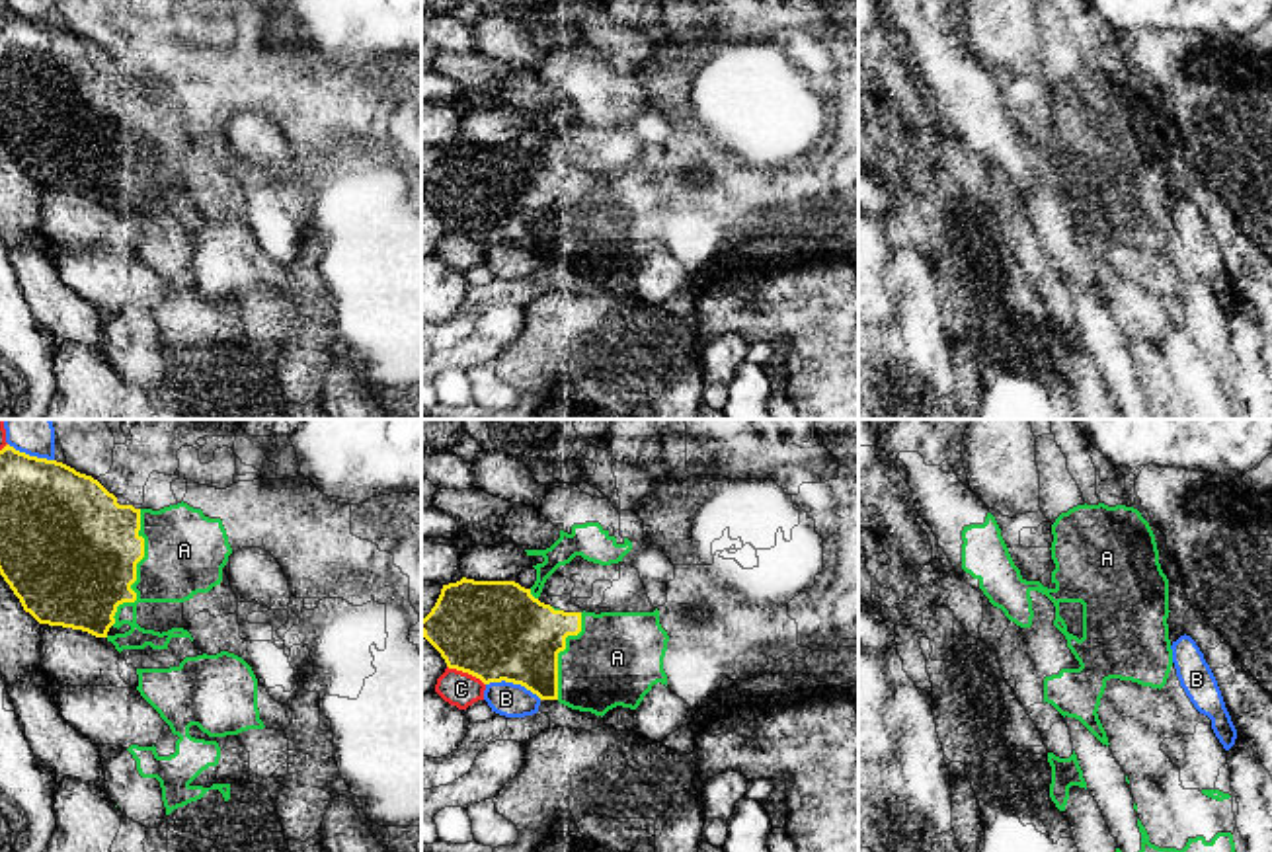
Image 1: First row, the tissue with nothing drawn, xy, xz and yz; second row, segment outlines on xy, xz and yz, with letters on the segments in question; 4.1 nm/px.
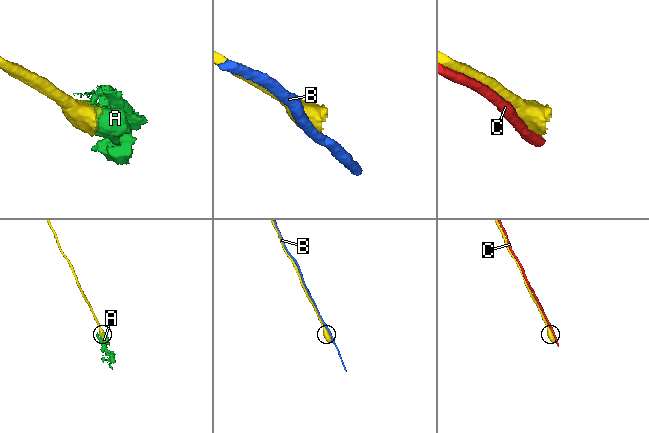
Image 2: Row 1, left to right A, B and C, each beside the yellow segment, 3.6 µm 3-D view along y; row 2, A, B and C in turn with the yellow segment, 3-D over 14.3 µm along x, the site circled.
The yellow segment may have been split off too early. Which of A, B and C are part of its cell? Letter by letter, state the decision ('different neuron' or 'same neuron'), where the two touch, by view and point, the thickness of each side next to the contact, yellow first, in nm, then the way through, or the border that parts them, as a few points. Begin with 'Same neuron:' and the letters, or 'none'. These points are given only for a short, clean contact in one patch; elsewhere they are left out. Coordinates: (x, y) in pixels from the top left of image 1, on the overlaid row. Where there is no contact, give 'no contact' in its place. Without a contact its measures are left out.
Same neuron: A
A: same neuron; meets yellow in xy at (135, 572); 500 nm thick on the yellow side, 340 nm on the other
B: different neuron; meets yellow in xz at (514, 683); 420 nm thick on the yellow side, 140 nm on the other
C: different neuron; meets yellow in xz at (467, 671); 420 nm thick on the yellow side, 150 nm on the other

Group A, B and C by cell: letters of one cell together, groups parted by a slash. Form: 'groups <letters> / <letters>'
groups A / B / C

